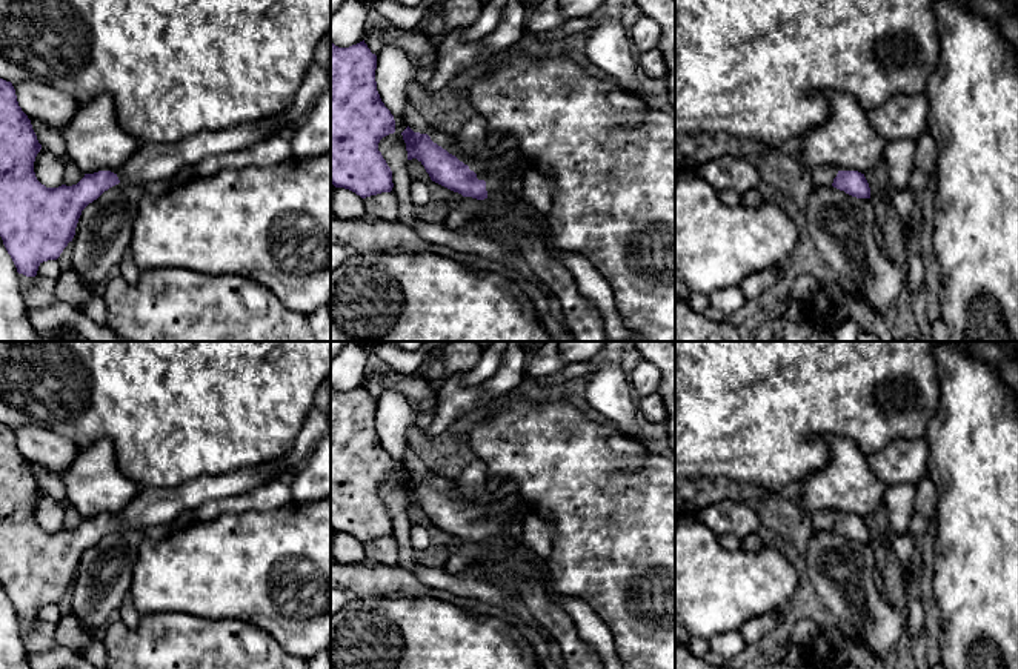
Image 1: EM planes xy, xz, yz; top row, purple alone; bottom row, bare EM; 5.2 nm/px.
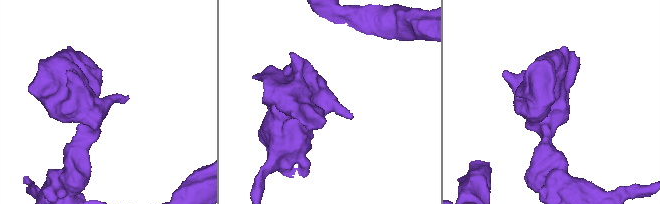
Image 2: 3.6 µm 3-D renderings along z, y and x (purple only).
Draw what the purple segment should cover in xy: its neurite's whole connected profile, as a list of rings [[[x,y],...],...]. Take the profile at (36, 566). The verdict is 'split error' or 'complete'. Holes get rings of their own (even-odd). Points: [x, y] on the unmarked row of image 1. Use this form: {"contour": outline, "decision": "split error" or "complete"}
{"contour": [[[0,423],[0,581],[17,617],[35,621],[38,611],[57,604],[72,586],[82,555],[105,535],[121,528],[145,529],[149,526],[180,524],[183,512],[201,504],[232,497],[280,477],[284,464],[278,460],[232,471],[223,475],[201,475],[174,488],[140,488],[134,500],[118,514],[85,518],[72,531],[46,532],[34,517],[34,506],[42,494],[31,464],[17,446],[11,426]]], "decision": "split error"}

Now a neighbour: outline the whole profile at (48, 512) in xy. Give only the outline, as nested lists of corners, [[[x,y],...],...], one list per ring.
[[[43,492],[40,494],[34,506],[35,521],[46,532],[58,532],[63,529],[63,512],[65,506]]]

